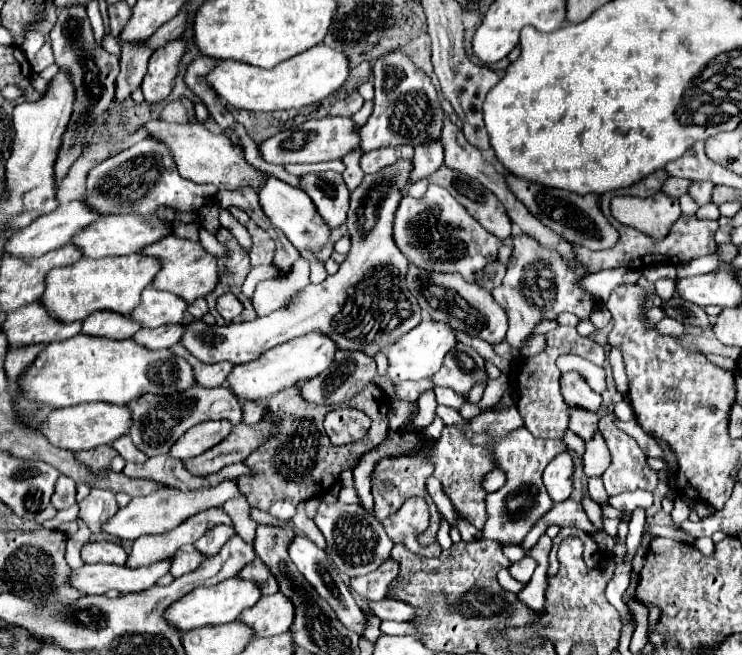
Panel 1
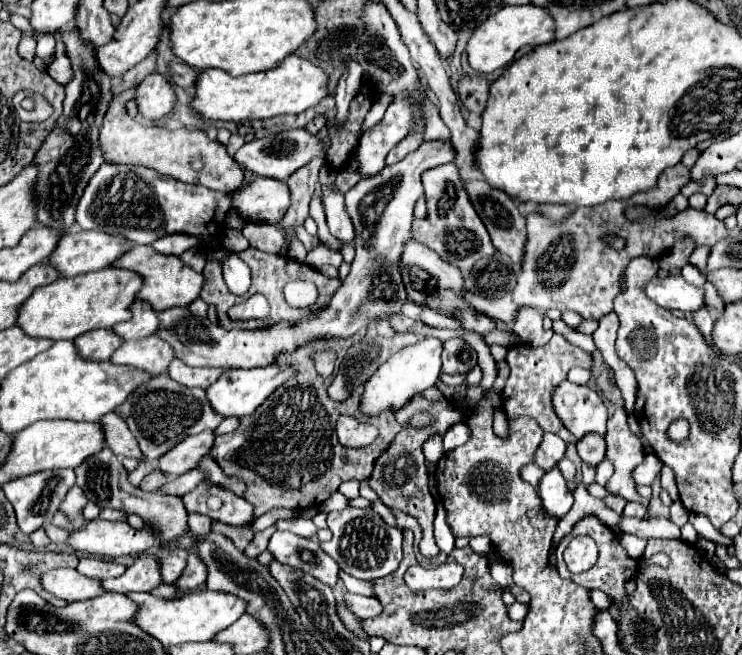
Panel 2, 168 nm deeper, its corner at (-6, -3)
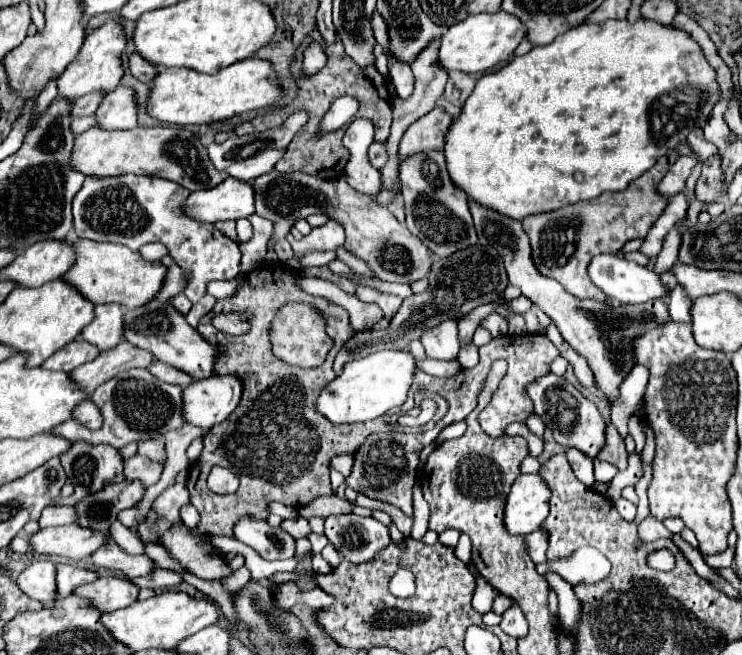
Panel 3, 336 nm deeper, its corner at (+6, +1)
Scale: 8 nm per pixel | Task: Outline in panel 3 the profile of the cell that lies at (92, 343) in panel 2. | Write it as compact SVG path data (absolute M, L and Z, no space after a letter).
M80 340L70 342L68 346L64 346L64 350L58 350L52 358L48 358L42 368L48 370L60 370L60 372L72 372L74 368L78 368L80 364L86 364L90 360L94 360L100 354L100 350L96 350L94 346L86 346Z

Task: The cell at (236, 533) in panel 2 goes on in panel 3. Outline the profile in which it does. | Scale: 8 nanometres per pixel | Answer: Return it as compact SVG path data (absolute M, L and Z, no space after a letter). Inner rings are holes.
M262 264L248 274L244 286L236 296L220 300L198 326L200 336L218 350L212 374L238 376L244 386L240 406L236 406L236 410L220 426L212 426L212 430L208 430L208 434L204 436L204 450L200 454L200 460L190 464L188 468L186 486L190 490L190 502L200 514L198 528L206 534L232 536L234 522L238 522L244 514L268 518L270 502L282 502L292 508L302 508L318 496L334 494L328 472L332 456L354 454L362 446L366 436L386 430L386 422L390 420L386 416L362 424L332 426L326 418L320 418L320 414L316 414L316 394L320 394L320 390L334 378L334 356L348 342L354 330L350 328L350 316L342 306L336 306L324 298L304 294L296 286L296 278L300 278L300 274L284 274L284 270L280 270L280 264ZM286 300L316 302L316 306L326 312L326 334L334 340L334 346L322 366L298 368L280 362L272 354L268 344L268 322L272 322L276 310ZM222 312L250 312L250 330L242 336L232 336L216 330L212 326L212 318ZM212 466L222 466L238 474L240 488L228 496L210 492L206 486L206 478Z

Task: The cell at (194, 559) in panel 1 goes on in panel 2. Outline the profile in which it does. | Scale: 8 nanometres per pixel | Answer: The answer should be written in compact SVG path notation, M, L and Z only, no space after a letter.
M176 550L176 554L160 552L164 582L172 584L172 582L176 582L182 576L182 572L186 570L186 558L188 558L188 552L186 550Z

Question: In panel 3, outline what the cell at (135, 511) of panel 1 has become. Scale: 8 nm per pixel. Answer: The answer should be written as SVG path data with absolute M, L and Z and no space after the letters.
M76 524L40 528L28 538L30 550L34 554L66 556L70 560L88 560L88 554L108 542L110 538L106 534L96 534L94 530L84 530Z

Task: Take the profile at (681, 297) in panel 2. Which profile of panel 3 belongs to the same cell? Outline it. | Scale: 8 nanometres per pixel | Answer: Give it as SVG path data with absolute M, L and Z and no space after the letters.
M614 254L594 256L592 262L588 264L588 276L594 282L594 286L600 288L606 294L606 298L610 298L610 300L618 300L618 302L626 302L626 304L640 304L640 302L648 302L648 300L666 296L664 284L652 270L648 270L646 266L638 266L636 262L618 258Z

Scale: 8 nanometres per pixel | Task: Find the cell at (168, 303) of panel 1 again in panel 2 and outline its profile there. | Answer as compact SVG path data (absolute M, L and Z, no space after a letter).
M136 300L132 304L132 320L116 324L112 330L116 330L116 334L120 334L124 340L138 340L156 334L158 328L160 328L158 312L148 302Z

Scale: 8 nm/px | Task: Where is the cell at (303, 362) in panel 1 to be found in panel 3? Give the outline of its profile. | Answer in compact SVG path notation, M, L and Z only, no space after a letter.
M210 376L204 378L202 382L192 382L188 388L184 388L182 394L184 422L198 426L202 430L210 430L214 424L220 424L228 418L228 414L238 406L240 394L242 394L242 386L240 386L240 378L236 376Z

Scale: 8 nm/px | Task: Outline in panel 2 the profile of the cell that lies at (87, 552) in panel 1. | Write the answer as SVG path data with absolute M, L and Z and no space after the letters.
M80 558L80 564L76 566L80 570L80 574L88 576L88 578L98 578L98 580L106 580L106 578L116 578L120 574L124 574L126 566L116 562L116 560L100 560L100 558Z

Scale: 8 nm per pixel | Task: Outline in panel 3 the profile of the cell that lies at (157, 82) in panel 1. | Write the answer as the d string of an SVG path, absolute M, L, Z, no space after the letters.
M118 86L112 94L104 96L96 110L96 120L102 130L130 130L136 126L136 104L134 104L134 94L130 88Z

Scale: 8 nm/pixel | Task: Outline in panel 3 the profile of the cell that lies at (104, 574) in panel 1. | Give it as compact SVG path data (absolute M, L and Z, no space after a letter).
M36 560L18 576L16 584L26 596L44 602L44 606L52 606L56 596L56 566L46 560Z

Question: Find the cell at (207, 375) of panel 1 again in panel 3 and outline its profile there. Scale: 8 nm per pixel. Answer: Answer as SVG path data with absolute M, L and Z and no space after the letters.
M152 362L152 366L148 366L150 374L154 374L158 380L168 382L168 384L176 384L180 388L186 388L188 384L192 384L192 378L188 378L188 374L164 364L164 362Z

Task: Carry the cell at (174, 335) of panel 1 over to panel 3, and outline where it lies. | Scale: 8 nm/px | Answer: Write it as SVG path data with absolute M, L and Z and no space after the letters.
M120 342L116 348L100 352L96 360L72 370L70 380L76 382L82 392L92 394L96 386L108 382L108 378L114 378L130 368L148 368L152 362L152 354L136 350L136 346L128 346L128 342Z

